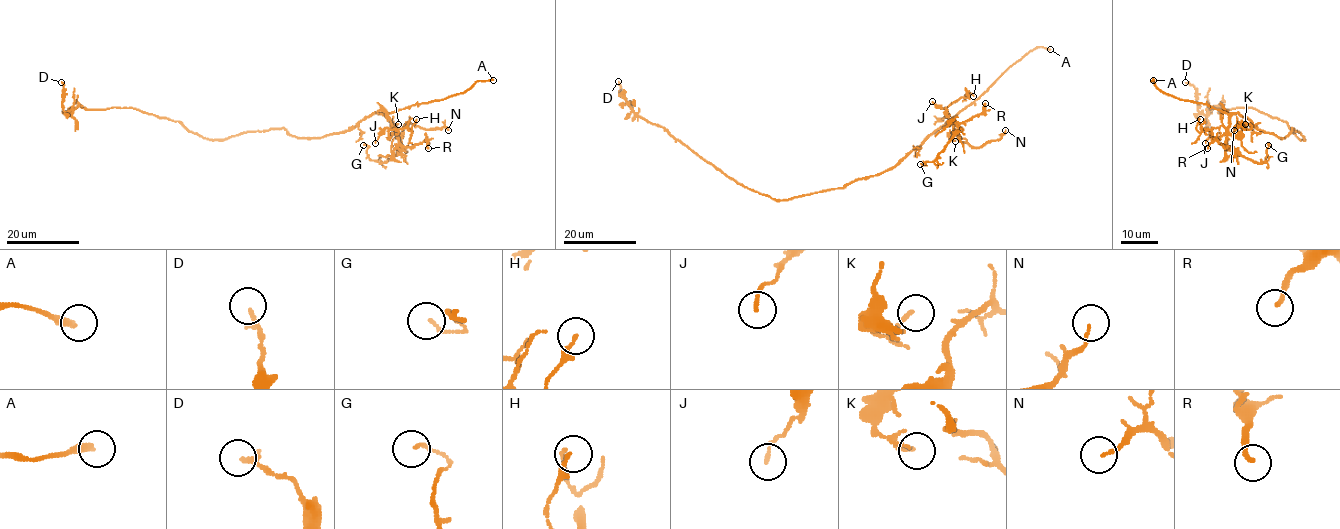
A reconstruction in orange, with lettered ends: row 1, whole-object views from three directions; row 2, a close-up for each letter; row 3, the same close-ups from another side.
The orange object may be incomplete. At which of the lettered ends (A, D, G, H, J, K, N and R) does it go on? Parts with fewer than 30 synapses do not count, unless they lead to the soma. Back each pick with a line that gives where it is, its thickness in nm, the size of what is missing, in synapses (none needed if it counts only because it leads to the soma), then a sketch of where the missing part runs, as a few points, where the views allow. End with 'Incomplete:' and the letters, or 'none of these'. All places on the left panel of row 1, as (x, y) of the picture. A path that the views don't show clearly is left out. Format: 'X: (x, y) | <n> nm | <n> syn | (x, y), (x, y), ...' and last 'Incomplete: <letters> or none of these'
A: (493, 80) | 300 nm
Incomplete: A

